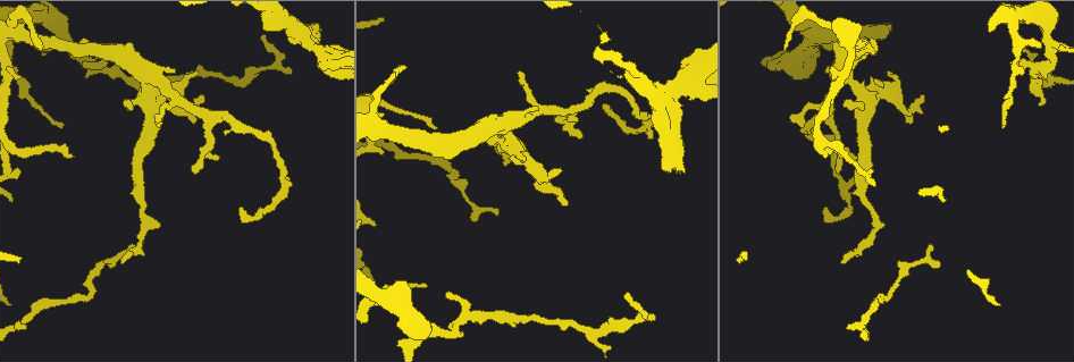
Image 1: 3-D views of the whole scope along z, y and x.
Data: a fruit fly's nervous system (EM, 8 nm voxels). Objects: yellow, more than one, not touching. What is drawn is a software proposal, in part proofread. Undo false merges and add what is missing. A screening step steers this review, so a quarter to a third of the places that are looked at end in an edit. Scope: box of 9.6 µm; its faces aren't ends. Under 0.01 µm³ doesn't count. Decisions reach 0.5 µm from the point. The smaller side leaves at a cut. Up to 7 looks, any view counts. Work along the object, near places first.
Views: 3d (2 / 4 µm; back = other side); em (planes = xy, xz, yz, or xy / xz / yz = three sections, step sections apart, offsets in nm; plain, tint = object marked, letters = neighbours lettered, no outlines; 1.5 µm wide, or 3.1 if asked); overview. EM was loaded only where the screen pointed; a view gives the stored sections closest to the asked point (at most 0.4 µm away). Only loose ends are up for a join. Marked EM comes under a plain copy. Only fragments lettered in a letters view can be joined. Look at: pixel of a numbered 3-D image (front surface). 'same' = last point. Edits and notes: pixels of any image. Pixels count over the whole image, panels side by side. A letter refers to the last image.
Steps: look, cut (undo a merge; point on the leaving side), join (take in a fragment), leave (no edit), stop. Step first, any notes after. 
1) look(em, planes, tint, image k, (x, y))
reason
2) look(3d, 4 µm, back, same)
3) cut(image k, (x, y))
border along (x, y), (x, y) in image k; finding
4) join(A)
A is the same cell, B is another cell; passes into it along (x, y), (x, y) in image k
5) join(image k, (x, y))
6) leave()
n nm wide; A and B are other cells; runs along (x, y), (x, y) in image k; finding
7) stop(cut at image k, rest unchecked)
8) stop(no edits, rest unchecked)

look(em, planes, letters, image 1, (83, 62))
an open end

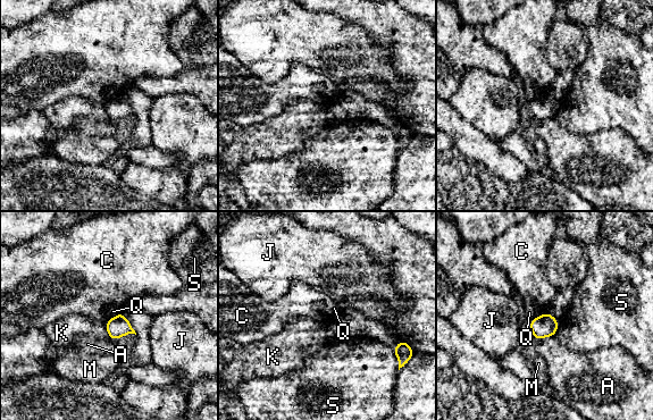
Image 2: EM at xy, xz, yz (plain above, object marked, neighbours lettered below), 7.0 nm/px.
leave()
A, C, J, K, M, Q and S are other cells; border along (105, 326), (110, 338) in image 2; no lettered fragment goes on from it

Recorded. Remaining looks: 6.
look(3d, 4 µm, back, image 1, (10, 30))
thick turns thin

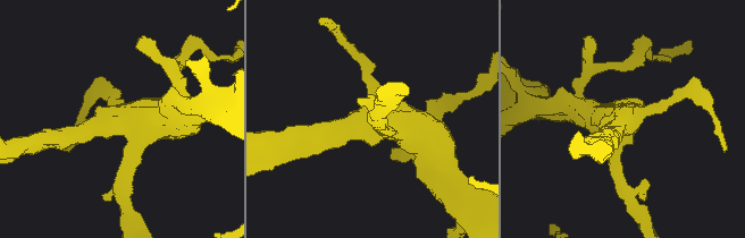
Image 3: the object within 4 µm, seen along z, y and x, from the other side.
look(em, 3.1 µm, planes, letters, image 3, (624, 119))

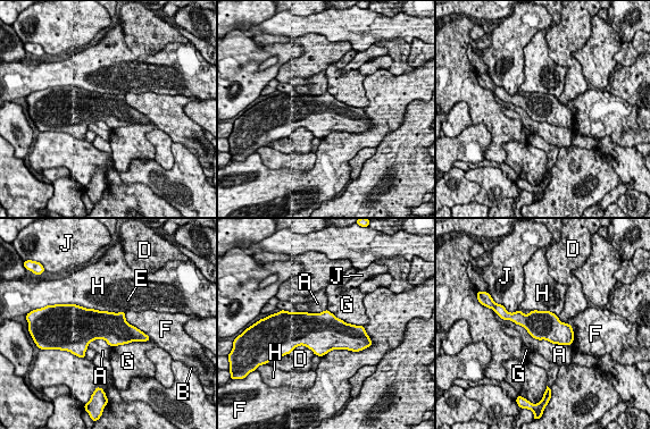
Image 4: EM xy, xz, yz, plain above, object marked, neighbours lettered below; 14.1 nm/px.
leave()
A, B, D, E, F, G, H and J are other cells; border along (365, 347), (332, 348), (322, 356) in image 4; continuous, no second neuron

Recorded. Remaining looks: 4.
look(em, 3.1 µm, planes, letters, image 1, (496, 212))
long arm stops here

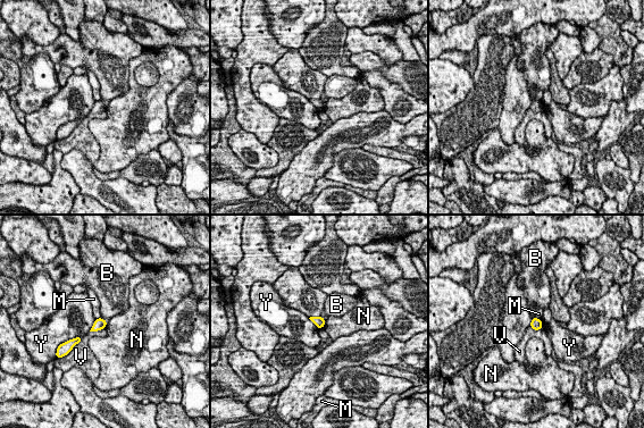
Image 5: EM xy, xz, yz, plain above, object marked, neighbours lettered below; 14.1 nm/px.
leave()
Y touches over 240 nm; B, M, N, V and Y are other cells; none of them fits

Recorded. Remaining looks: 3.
stop(no edits, rest unchecked)

